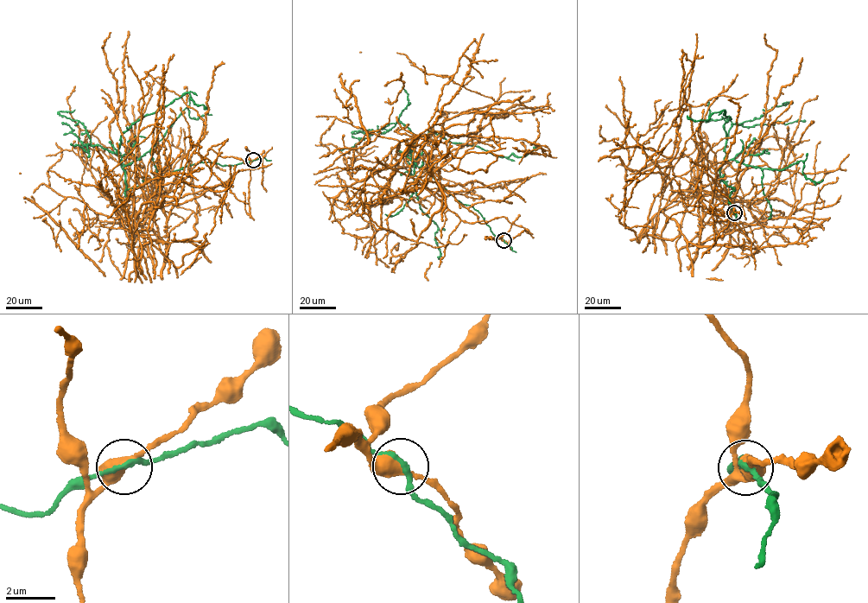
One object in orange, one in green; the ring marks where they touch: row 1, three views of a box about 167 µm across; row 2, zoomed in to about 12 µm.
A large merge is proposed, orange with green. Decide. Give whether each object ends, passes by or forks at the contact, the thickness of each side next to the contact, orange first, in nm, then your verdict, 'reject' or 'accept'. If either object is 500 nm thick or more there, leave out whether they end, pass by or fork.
orange forks; green passes by; calibres 380 and 190 nm; accept

